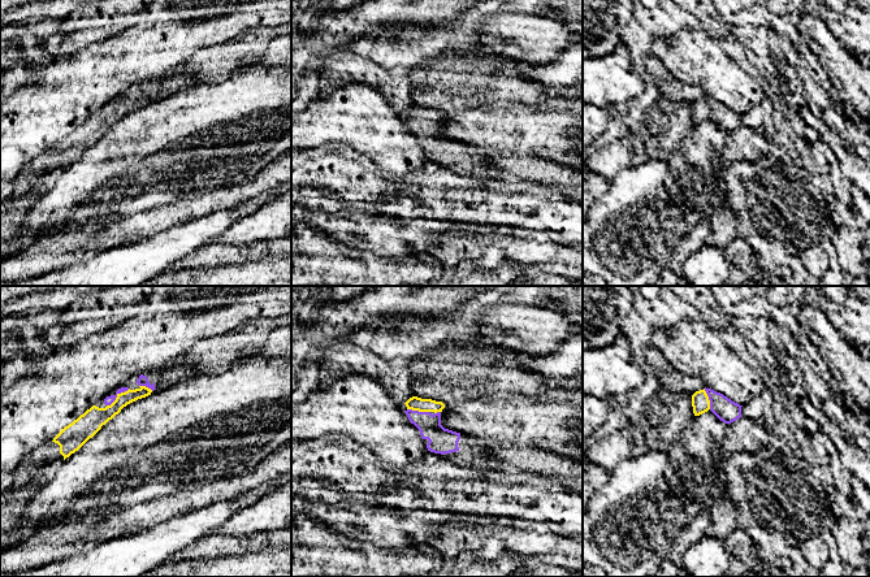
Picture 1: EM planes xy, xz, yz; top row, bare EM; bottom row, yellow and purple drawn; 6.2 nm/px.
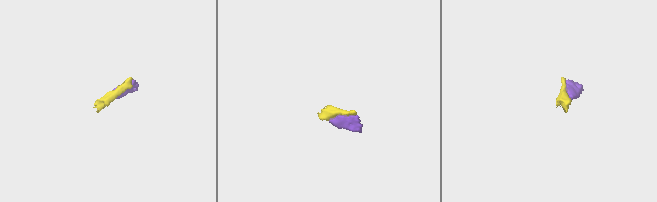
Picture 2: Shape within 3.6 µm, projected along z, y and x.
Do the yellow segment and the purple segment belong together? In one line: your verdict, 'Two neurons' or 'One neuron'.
One neuron

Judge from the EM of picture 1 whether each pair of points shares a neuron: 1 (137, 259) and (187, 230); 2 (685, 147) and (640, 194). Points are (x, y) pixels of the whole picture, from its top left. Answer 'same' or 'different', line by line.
1: same
2: different

